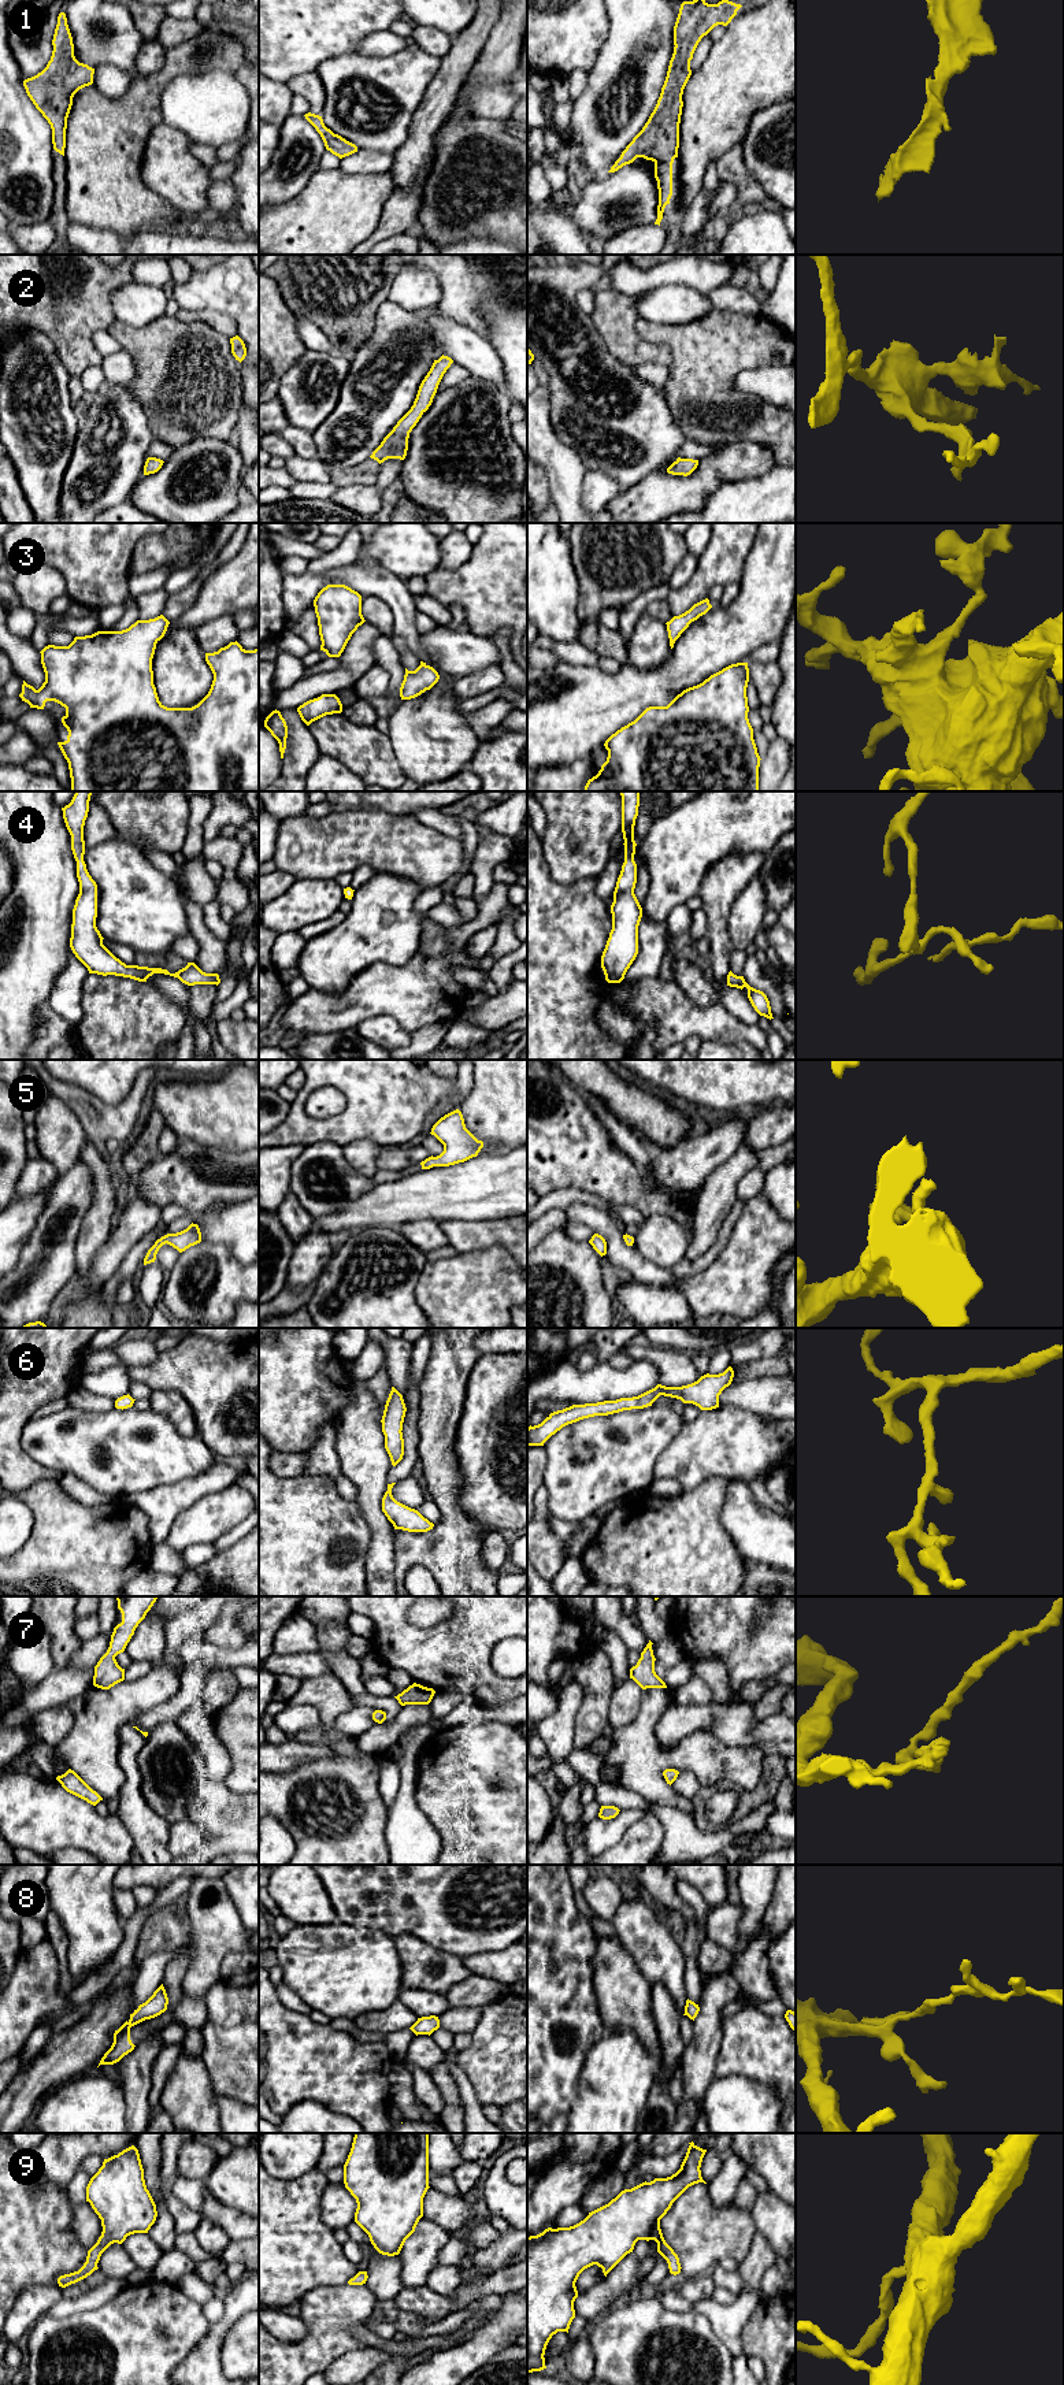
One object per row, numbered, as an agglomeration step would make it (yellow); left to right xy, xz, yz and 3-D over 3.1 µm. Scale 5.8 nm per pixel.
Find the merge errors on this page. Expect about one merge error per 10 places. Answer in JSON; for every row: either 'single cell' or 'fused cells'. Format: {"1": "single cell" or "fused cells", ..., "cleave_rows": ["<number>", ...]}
{"1": "single cell", "2": "single cell", "3": "single cell", "4": "single cell", "5": "single cell", "6": "single cell", "7": "single cell", "8": "single cell", "9": "single cell", "cleave_rows": []}

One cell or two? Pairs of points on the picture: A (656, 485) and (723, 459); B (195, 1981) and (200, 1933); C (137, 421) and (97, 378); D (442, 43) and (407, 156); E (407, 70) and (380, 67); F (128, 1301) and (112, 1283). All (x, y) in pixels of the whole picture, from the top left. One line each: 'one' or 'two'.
A: one
B: one
C: two
D: two
E: one
F: two

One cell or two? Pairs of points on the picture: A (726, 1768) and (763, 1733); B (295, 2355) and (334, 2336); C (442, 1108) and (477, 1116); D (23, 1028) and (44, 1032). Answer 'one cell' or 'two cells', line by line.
A: two cells
B: one cell
C: two cells
D: two cells

